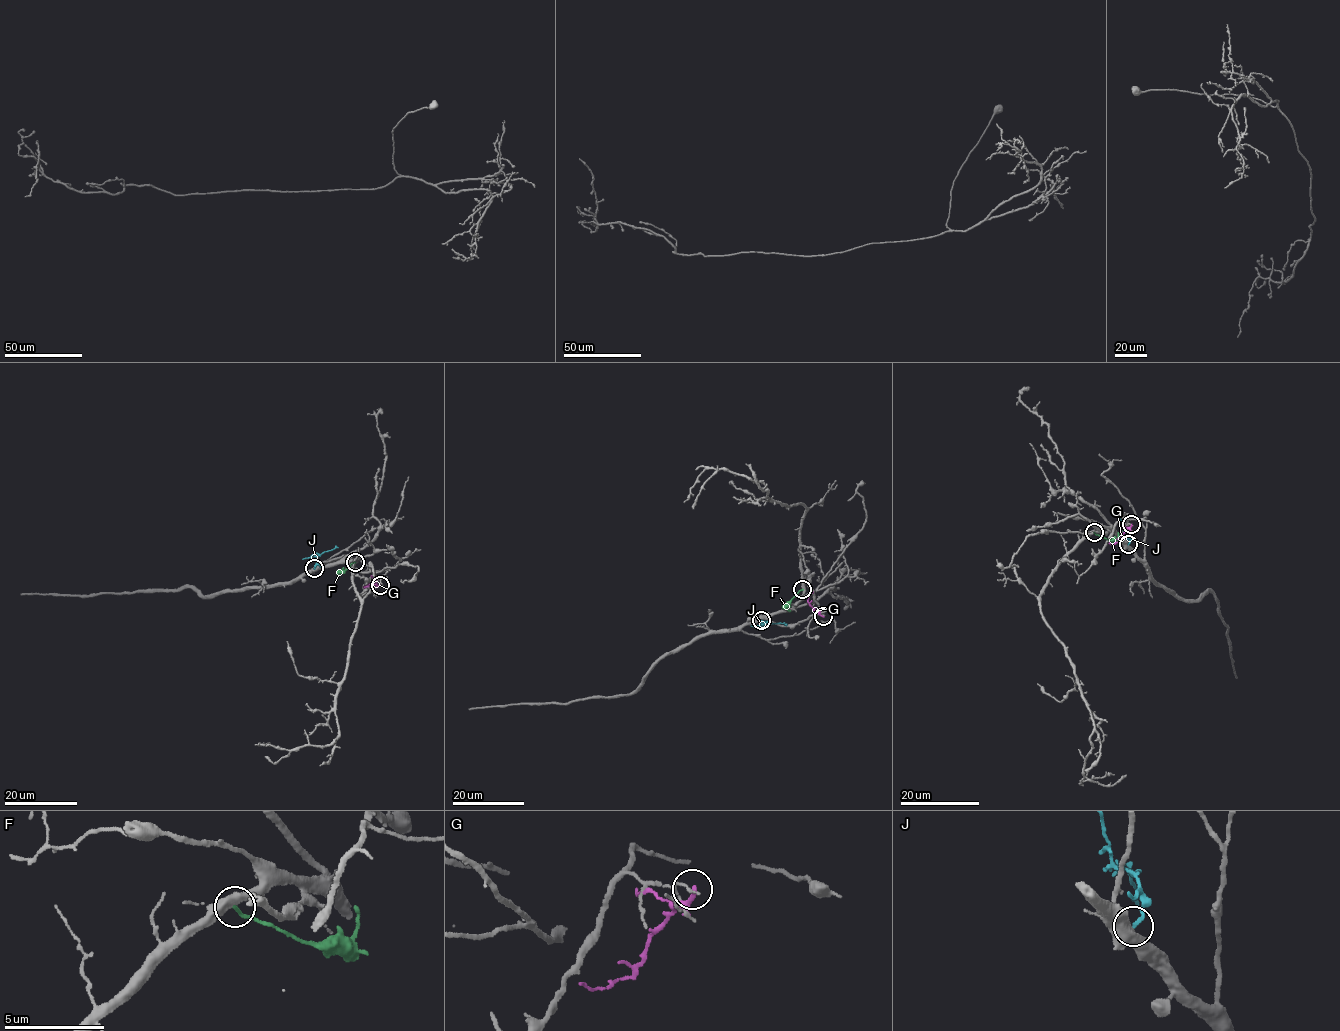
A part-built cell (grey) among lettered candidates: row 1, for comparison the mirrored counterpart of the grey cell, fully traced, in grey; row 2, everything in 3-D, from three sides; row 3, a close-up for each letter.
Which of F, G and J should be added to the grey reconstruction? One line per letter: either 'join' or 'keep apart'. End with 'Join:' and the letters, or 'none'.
F: keep apart
G: keep apart
J: keep apart
Join: none

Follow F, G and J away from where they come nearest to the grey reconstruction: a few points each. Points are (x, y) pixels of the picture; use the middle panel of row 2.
F: (802, 589), (787, 608), (790, 611)
G: (823, 616), (809, 604), (808, 597), (813, 592)
J: (761, 620), (763, 624), (787, 625)

